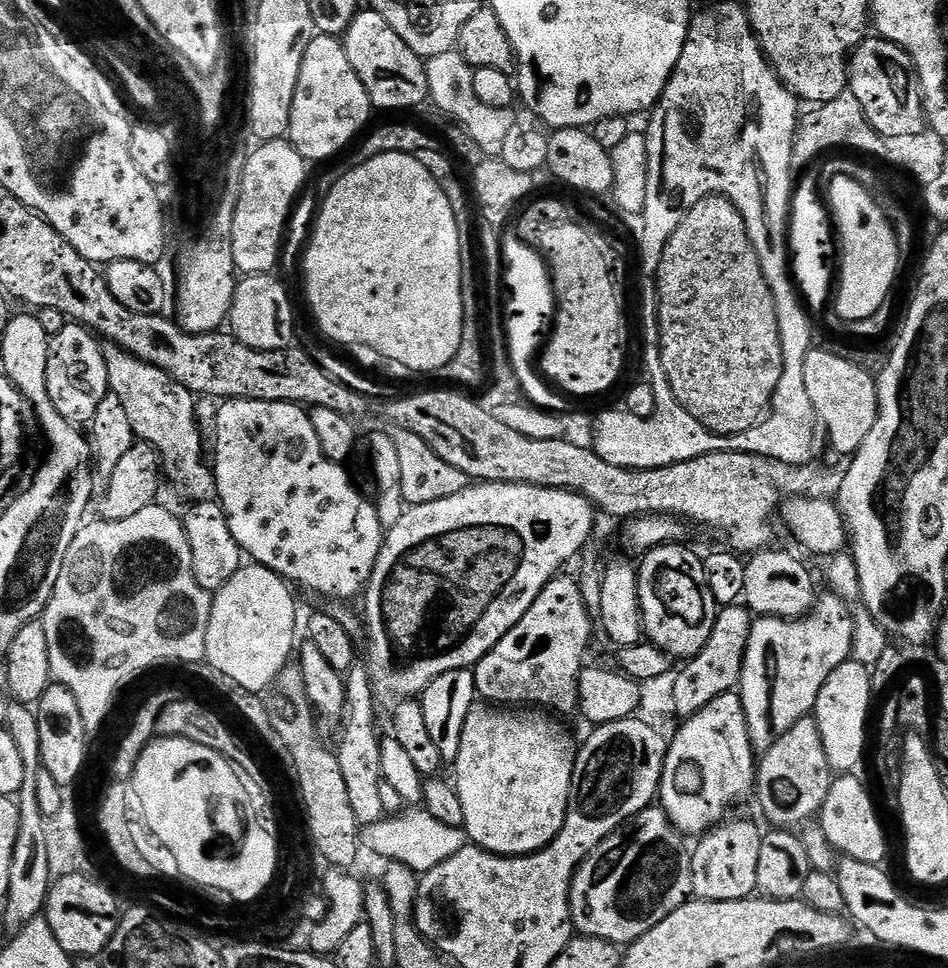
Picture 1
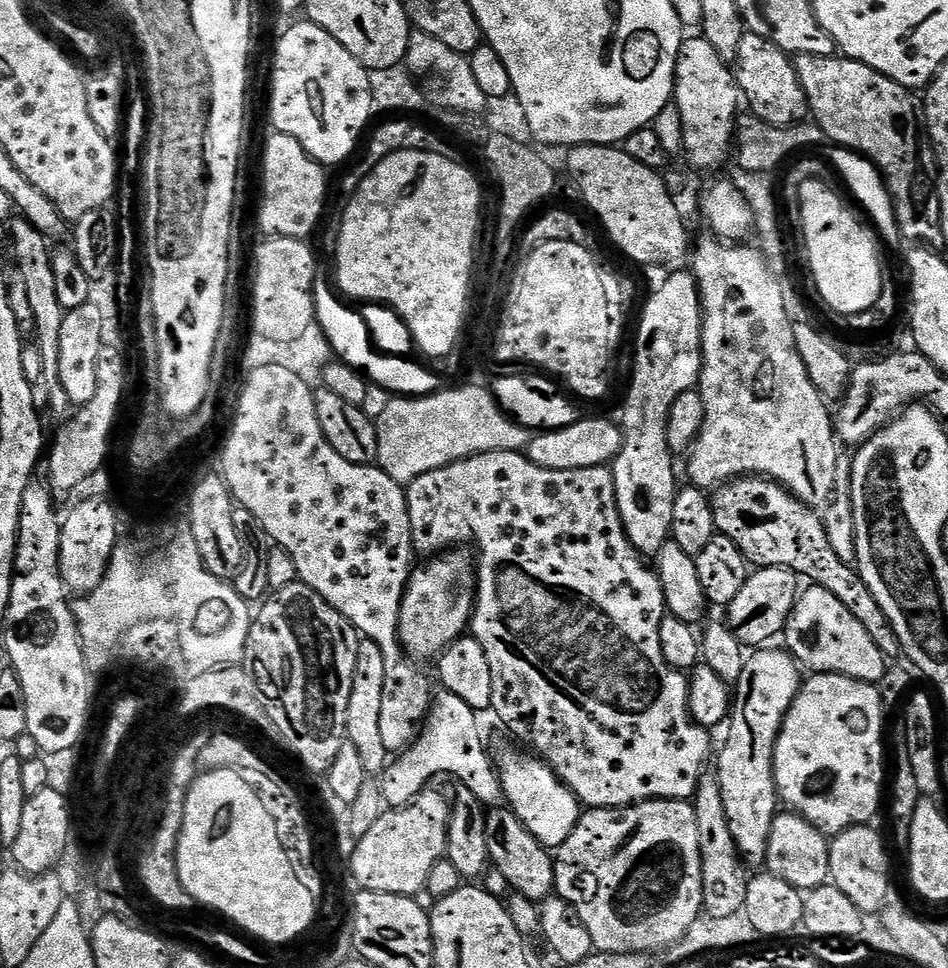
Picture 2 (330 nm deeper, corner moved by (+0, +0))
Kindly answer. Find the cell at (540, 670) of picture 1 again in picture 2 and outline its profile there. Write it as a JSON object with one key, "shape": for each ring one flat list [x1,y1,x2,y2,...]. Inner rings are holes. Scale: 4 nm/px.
{"shape":[[488,451,471,456,465,460,459,460,453,464,442,466,438,470,430,470,418,478,414,478,412,484,407,485,406,495,408,497,408,513,410,514,410,530,412,531,412,547,424,555,424,558,431,558,445,550,455,549,457,546,468,546,464,544,474,544,480,554,475,561,476,576,479,581,476,594,476,611,472,613,472,622,470,625,471,635,482,646,486,653,486,662,490,662,490,682,492,683,492,706,491,711,496,712,496,716,517,736,520,740,525,740,529,744,527,747,535,752,535,755,544,763,550,765,556,771,556,777,567,786,567,788,576,795,585,809,590,808,625,808,631,804,641,804,643,800,686,800,691,801,696,795,696,787,700,777,705,775,706,768,704,763,708,760,708,755,712,752,712,740,709,729,703,728,692,719,692,711,688,708,688,686,689,677,680,672,677,668,671,668,662,654,662,638,660,637,660,627,662,618,666,614,664,602,663,586,659,575,650,567,643,564,645,561,638,555,636,548,628,541,628,535,624,529,622,518,618,514,618,502,616,501,616,486,612,477,611,467,592,466,590,468,579,468,578,470,550,470,538,466,523,451]]}

